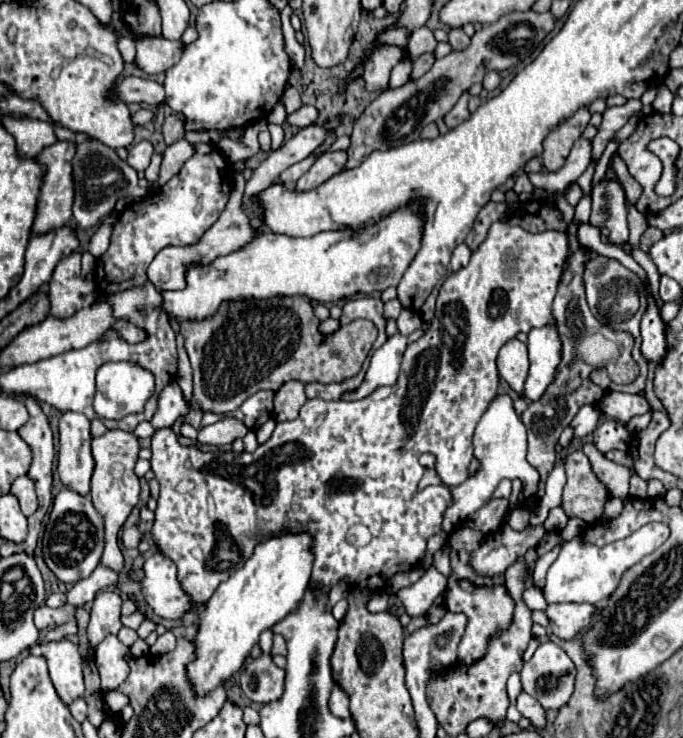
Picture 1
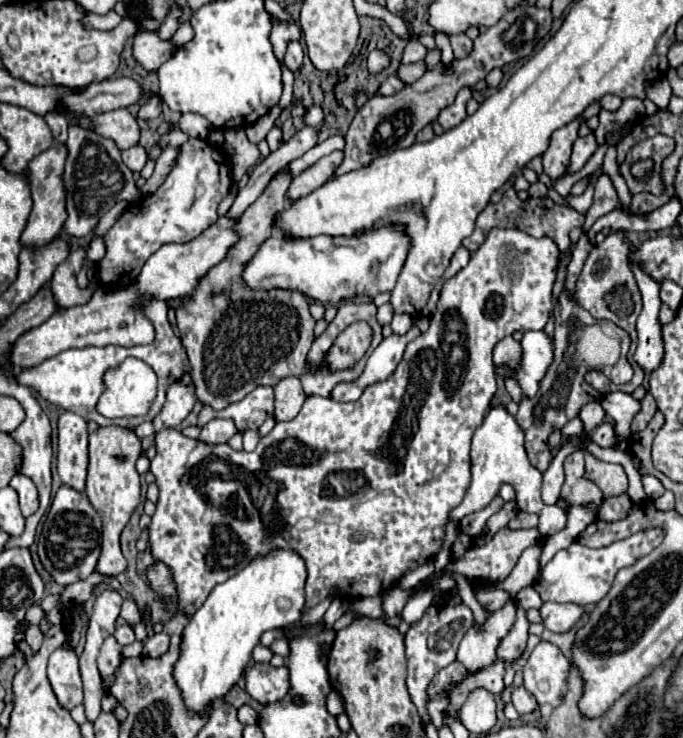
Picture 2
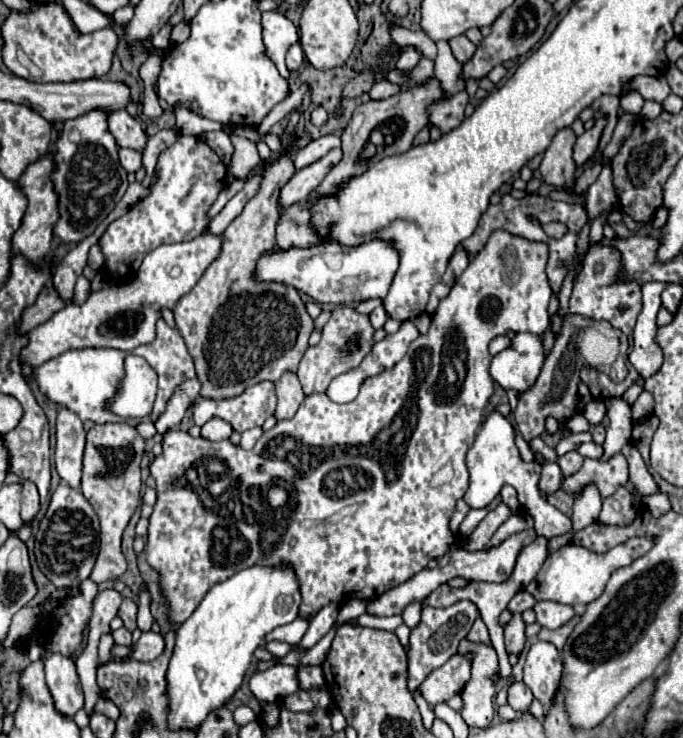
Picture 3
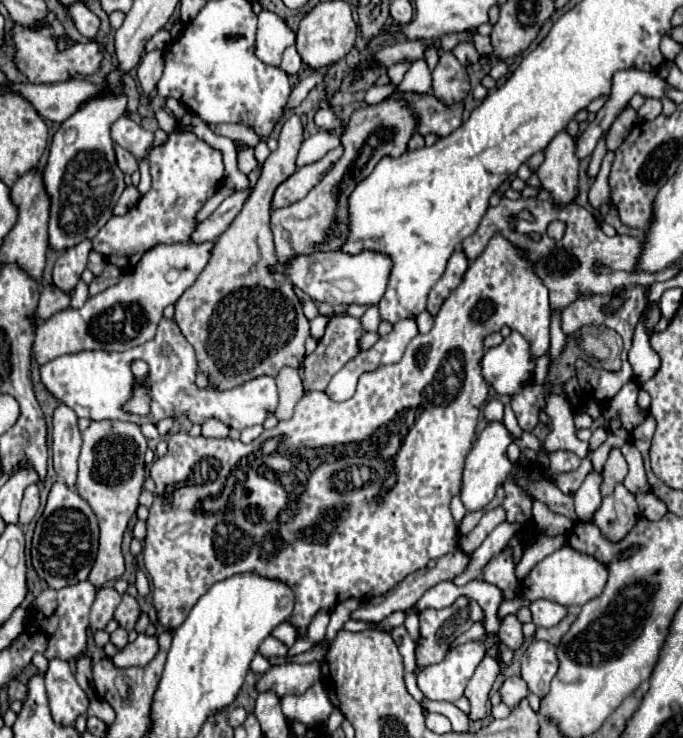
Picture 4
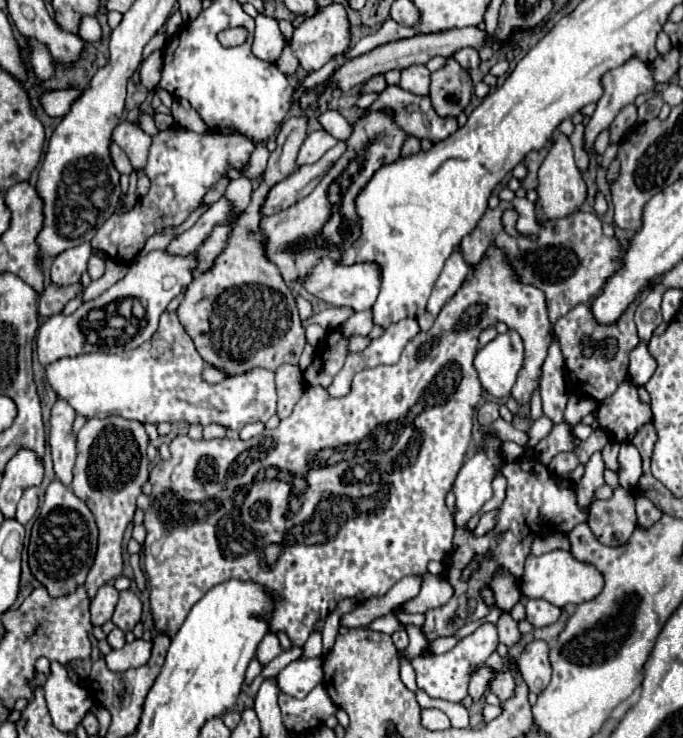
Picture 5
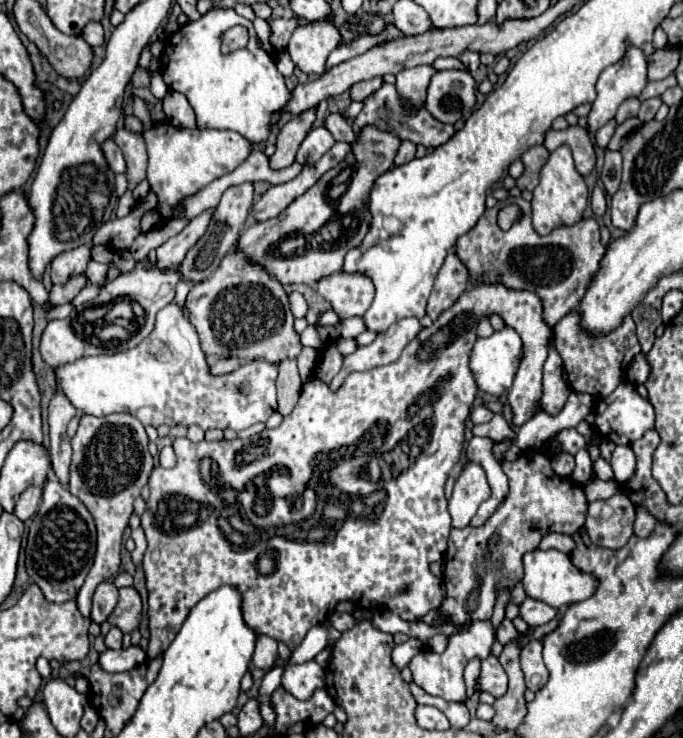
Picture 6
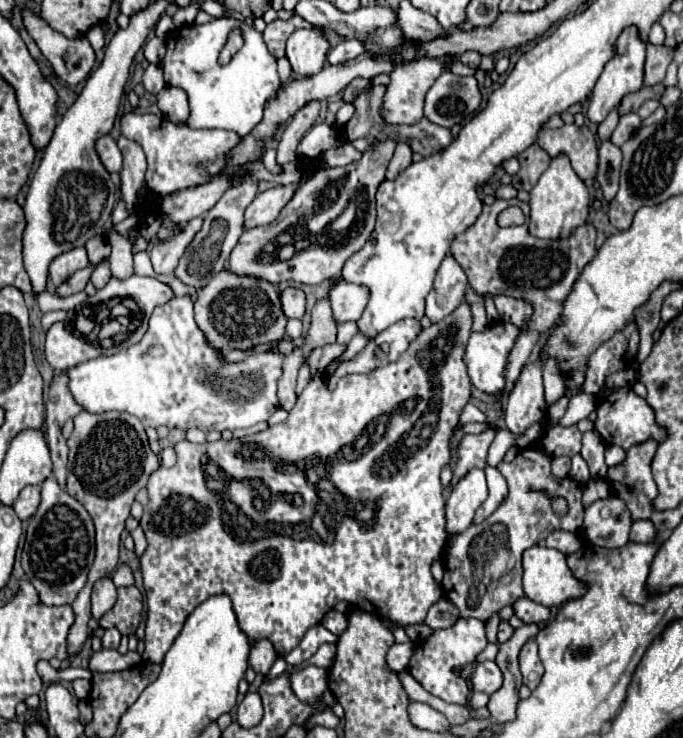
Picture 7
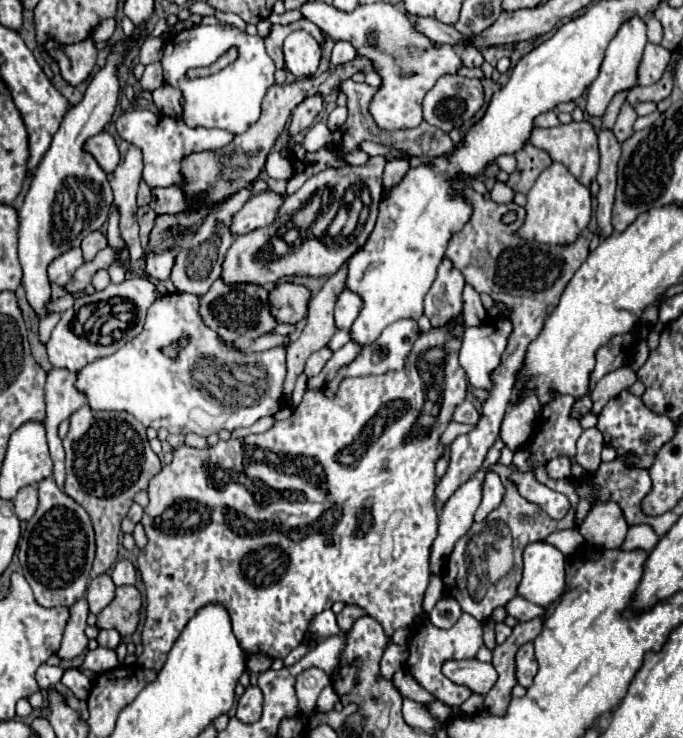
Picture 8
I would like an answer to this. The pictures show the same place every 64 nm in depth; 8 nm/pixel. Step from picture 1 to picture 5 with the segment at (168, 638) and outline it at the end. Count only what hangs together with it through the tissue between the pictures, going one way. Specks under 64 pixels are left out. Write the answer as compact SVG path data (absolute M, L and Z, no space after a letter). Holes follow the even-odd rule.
M138 638L132 644L126 644L120 650L112 650L106 656L106 664L114 672L124 672L128 668L144 666L150 660L150 654L152 654L152 642L146 642L146 640Z

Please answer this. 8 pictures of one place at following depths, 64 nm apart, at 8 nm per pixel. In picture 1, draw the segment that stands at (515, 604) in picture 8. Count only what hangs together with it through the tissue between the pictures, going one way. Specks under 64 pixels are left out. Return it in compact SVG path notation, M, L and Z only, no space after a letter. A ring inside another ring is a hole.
M548 604L546 608L552 632L562 640L574 640L584 632L596 612L598 608L592 604Z

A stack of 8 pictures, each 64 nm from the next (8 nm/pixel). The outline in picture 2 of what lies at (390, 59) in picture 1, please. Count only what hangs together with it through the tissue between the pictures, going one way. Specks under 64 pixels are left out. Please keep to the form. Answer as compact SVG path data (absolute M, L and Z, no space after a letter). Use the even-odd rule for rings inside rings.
M372 50L368 54L368 72L370 74L380 74L382 70L386 70L390 66L390 56L384 50Z

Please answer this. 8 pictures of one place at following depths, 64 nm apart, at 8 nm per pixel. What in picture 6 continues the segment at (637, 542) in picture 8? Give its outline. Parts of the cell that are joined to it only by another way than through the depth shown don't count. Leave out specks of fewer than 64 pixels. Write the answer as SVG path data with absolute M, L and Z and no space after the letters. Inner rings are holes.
M638 506L636 508L636 522L634 522L634 534L636 536L648 536L652 532L652 528L656 526L656 518L644 508L644 506Z

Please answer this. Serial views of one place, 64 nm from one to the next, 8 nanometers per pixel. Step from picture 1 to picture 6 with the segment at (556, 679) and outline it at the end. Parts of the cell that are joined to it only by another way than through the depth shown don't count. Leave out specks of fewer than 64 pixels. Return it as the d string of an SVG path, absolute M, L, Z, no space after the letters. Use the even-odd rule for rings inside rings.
M530 640L520 652L520 664L526 678L526 686L532 692L538 692L548 682L548 668L542 660L542 642Z

